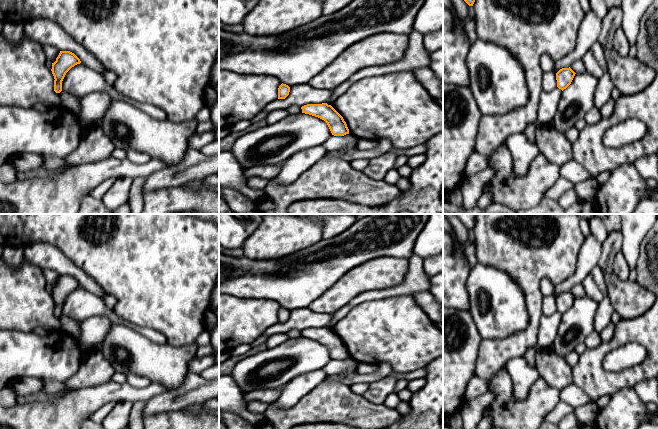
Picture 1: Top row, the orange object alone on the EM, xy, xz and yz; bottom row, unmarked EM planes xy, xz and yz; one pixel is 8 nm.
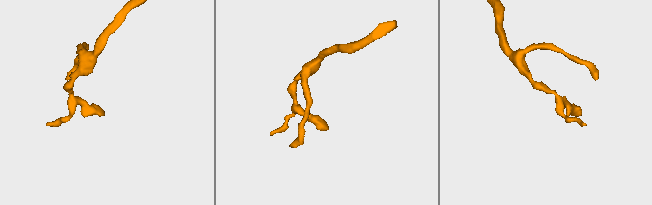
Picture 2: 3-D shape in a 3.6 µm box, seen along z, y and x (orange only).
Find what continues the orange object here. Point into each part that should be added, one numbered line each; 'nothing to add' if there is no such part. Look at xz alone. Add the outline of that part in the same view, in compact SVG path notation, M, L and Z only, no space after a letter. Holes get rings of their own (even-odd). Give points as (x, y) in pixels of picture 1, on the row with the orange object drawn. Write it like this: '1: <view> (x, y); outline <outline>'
nothing to add

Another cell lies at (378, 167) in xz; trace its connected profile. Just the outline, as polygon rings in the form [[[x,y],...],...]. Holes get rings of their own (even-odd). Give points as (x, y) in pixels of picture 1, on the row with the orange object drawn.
[[[393,150],[369,160],[369,165],[363,172],[374,180],[382,180],[395,167],[397,155]]]

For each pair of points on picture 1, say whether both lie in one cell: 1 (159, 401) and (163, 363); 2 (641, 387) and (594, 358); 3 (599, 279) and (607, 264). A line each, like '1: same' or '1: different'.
1: different
2: different
3: different

